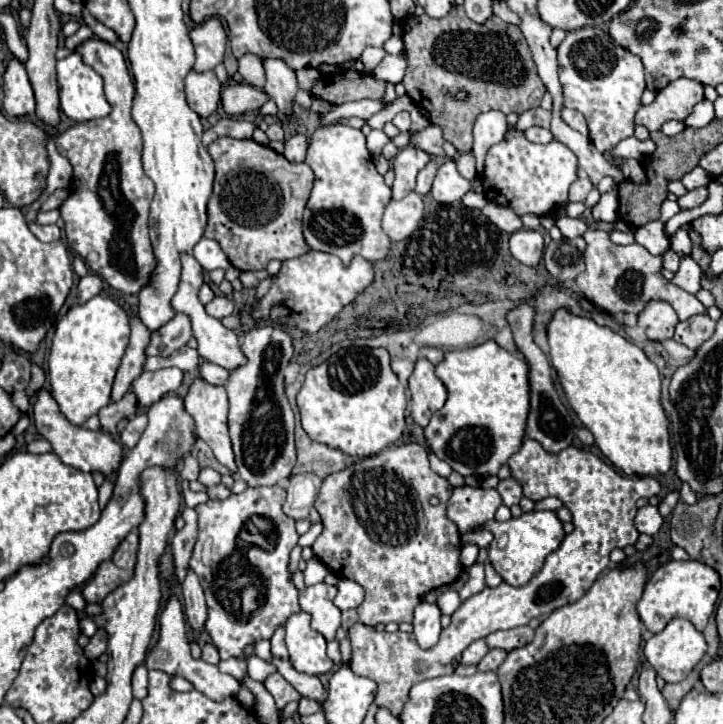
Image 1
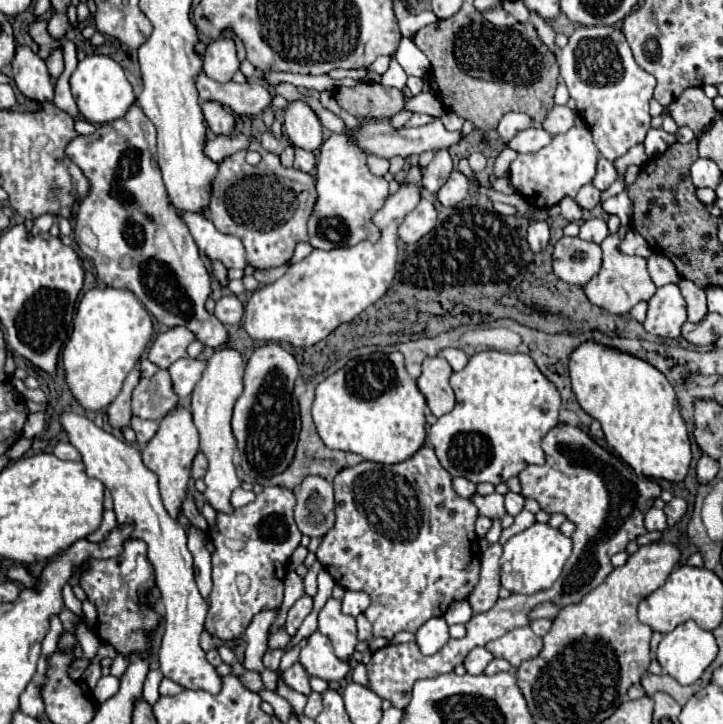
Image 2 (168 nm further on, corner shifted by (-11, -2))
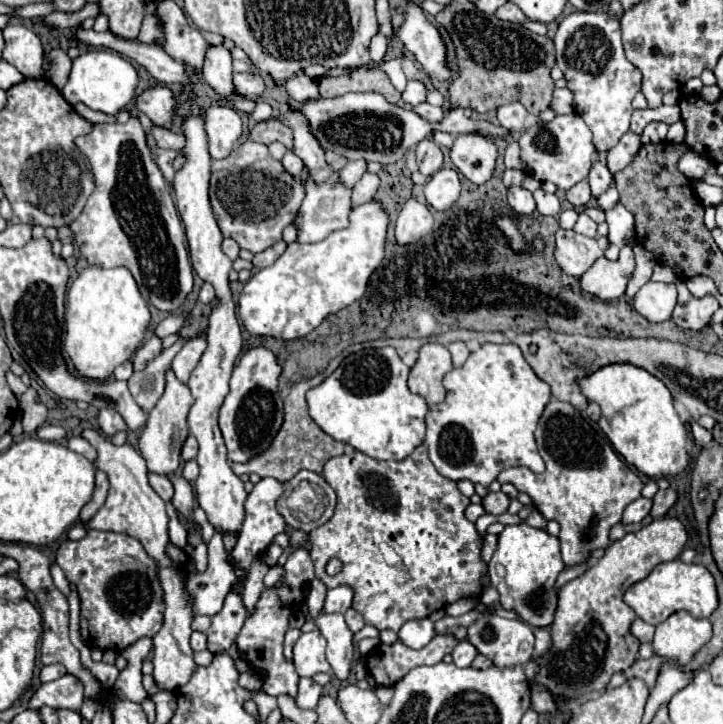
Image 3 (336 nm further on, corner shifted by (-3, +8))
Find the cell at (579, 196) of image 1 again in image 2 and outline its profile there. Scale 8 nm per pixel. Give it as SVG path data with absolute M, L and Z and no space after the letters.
M585 184L581 190L579 190L579 194L575 196L575 202L583 208L583 210L593 210L595 206L597 206L597 202L599 202L599 190L593 186L593 184Z

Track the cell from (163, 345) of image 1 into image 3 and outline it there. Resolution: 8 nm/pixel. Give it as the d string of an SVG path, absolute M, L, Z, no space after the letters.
M153 334L149 340L145 340L145 344L135 352L133 356L133 370L143 370L147 362L151 362L155 356L159 356L161 352L161 340Z

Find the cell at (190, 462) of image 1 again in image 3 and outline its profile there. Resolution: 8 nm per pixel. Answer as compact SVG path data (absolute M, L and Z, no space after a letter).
M193 434L187 436L187 440L181 448L181 456L183 456L183 460L193 460L197 456L197 440L195 440Z

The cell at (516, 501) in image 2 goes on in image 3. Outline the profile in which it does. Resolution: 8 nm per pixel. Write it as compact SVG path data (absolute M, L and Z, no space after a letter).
M489 492L489 494L483 498L483 508L485 508L487 514L499 516L499 514L507 512L507 508L509 508L509 498L507 498L503 492Z

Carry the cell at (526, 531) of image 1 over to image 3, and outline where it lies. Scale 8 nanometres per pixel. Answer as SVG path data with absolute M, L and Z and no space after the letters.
M529 524L505 526L499 534L499 546L489 562L491 586L499 592L501 608L513 610L525 624L535 628L551 626L557 610L557 576L565 568L559 538Z

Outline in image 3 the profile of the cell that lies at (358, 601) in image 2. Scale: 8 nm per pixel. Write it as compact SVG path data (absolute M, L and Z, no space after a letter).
M347 586L331 588L331 590L327 592L325 604L323 604L323 612L325 612L325 614L331 614L331 612L345 614L345 612L351 608L351 600L353 600L351 588L347 588Z

